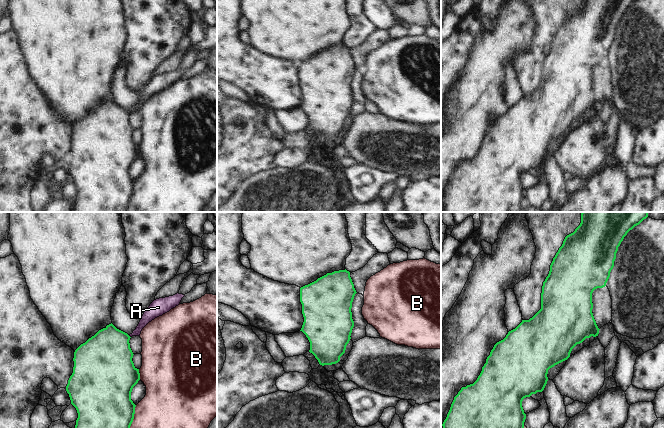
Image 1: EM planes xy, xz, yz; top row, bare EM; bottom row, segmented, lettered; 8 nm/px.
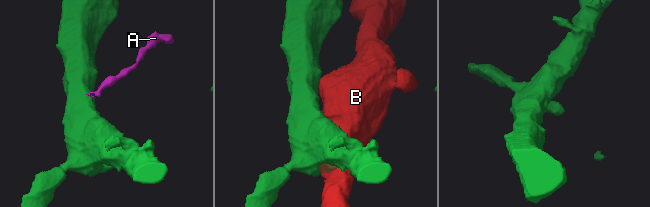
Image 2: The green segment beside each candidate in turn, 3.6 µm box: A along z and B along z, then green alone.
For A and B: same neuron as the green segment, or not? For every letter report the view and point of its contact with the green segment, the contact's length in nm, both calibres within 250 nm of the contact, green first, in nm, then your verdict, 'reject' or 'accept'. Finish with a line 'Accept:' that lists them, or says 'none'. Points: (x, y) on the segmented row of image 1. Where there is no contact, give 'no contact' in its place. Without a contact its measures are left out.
A: contact xy (129, 336); length 30 nm; calibres 400 and 100 nm; reject
B: contact xy (133, 416); length 190 nm; calibres 400 and 340 nm; reject
Accept: none

